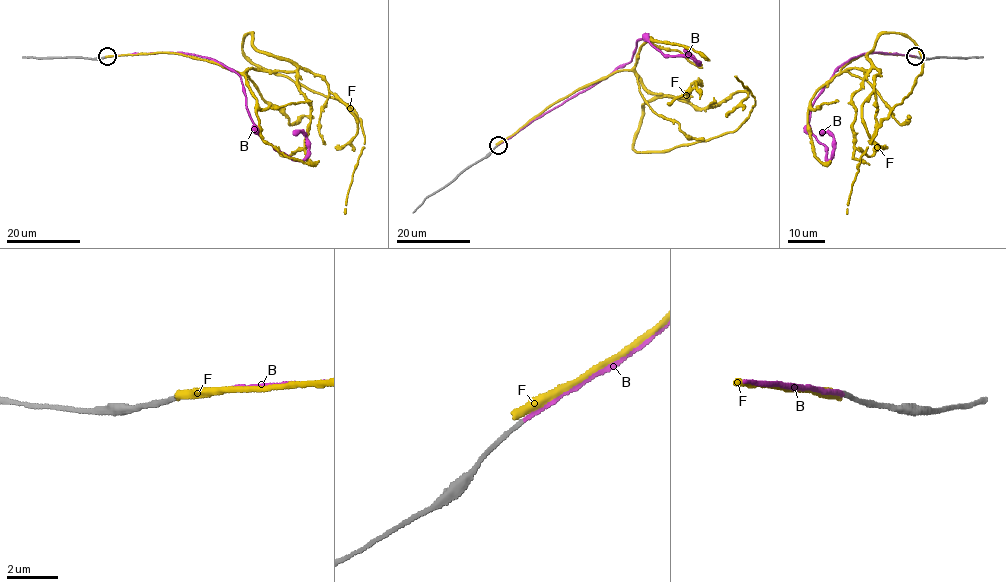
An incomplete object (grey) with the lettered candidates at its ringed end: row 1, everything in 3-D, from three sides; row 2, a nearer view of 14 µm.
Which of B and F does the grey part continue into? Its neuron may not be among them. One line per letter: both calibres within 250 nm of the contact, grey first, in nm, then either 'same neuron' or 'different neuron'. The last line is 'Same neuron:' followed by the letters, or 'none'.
B: 170 nm thick on the grey side, 170 nm on the other; same neuron
F: 170 nm thick on the grey side, 400 nm on the other; different neuron
Same neuron: B

